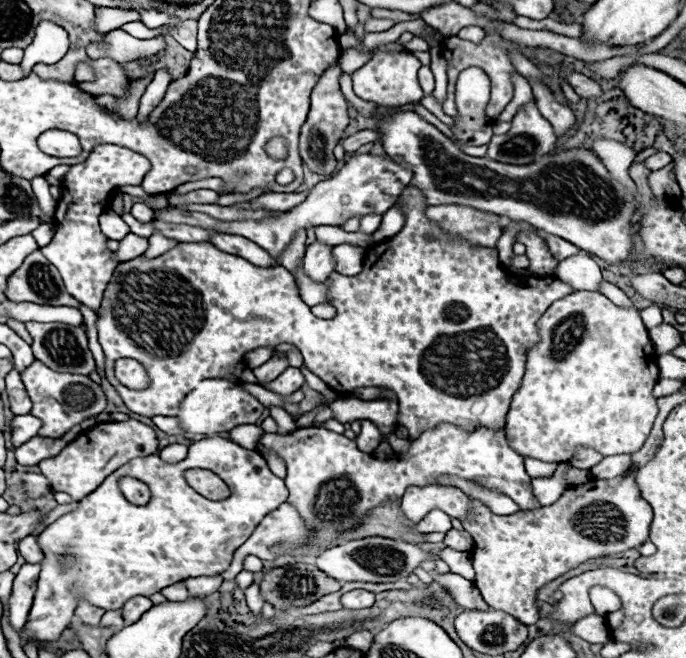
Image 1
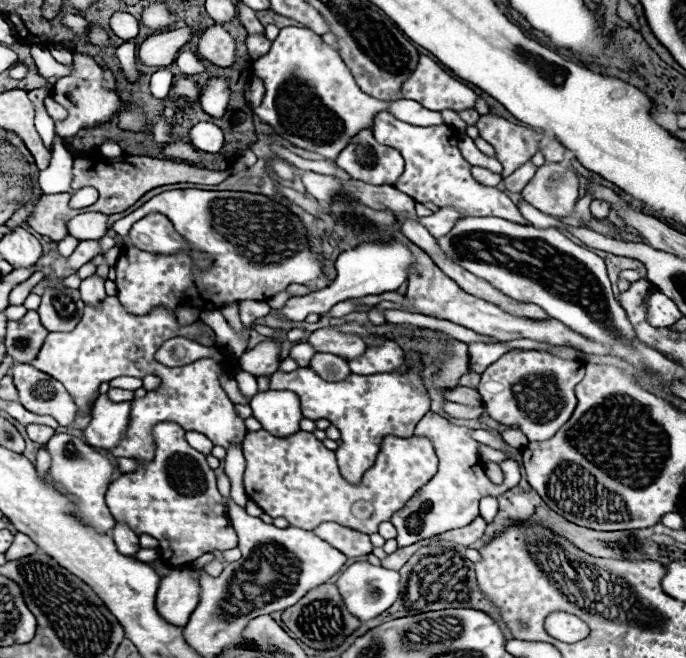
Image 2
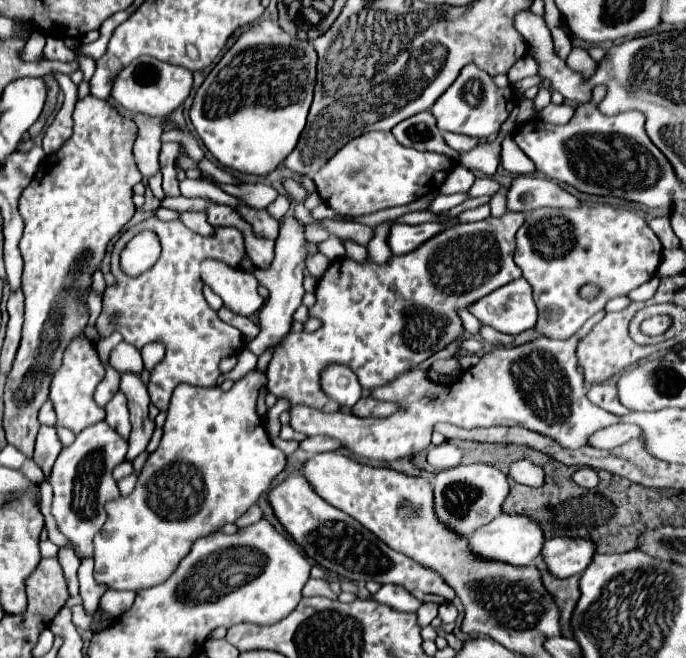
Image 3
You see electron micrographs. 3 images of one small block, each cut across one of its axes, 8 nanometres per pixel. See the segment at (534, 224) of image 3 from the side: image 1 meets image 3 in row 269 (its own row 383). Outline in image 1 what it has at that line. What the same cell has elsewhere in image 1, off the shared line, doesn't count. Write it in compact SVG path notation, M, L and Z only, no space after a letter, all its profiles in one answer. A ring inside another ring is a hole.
M576 290L554 302L538 320L540 342L526 354L526 372L520 388L512 396L506 438L512 450L524 458L542 462L568 462L578 446L592 448L602 456L634 454L644 446L658 414L652 390L660 380L656 366L658 352L648 338L636 308L612 304L600 292Z

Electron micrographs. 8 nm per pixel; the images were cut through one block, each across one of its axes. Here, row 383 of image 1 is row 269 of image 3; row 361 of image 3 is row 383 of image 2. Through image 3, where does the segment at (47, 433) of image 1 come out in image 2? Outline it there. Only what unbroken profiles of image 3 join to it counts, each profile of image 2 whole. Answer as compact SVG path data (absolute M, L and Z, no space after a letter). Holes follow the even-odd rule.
M12 364L12 378L20 394L20 404L40 416L52 416L60 426L74 422L76 404L60 382L30 364Z

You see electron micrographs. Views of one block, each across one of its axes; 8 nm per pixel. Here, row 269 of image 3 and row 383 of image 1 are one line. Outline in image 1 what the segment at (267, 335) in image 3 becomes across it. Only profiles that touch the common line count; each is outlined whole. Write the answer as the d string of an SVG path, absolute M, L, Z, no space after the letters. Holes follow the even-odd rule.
M288 366L274 382L268 382L264 384L264 388L276 392L276 394L282 394L282 396L288 396L296 390L300 390L304 384L304 374L300 372L300 368L292 368Z

